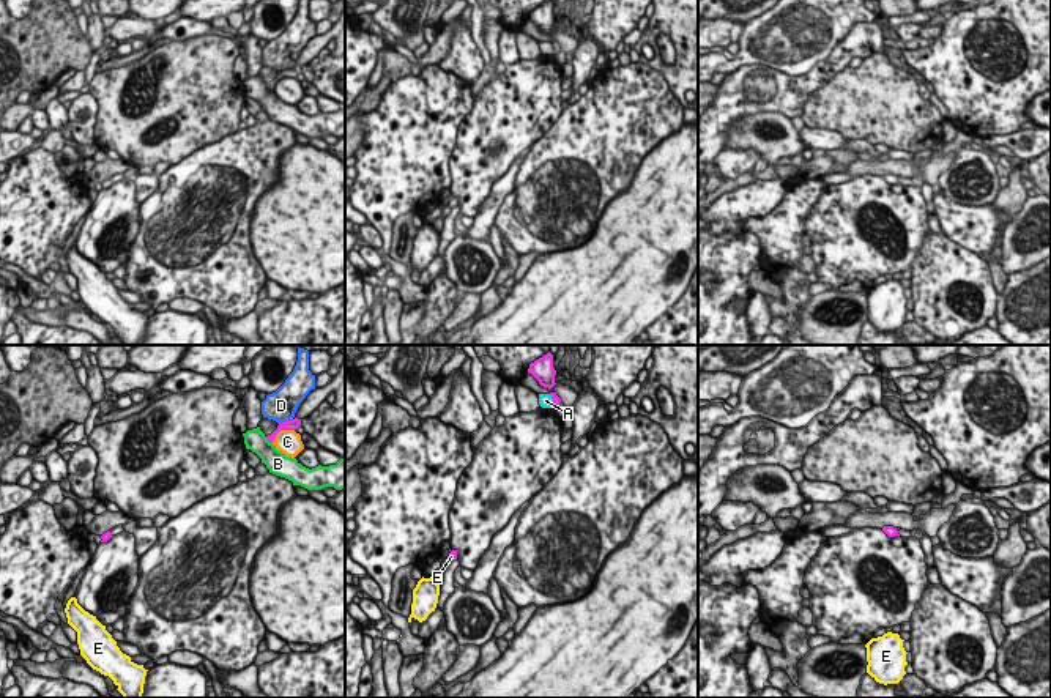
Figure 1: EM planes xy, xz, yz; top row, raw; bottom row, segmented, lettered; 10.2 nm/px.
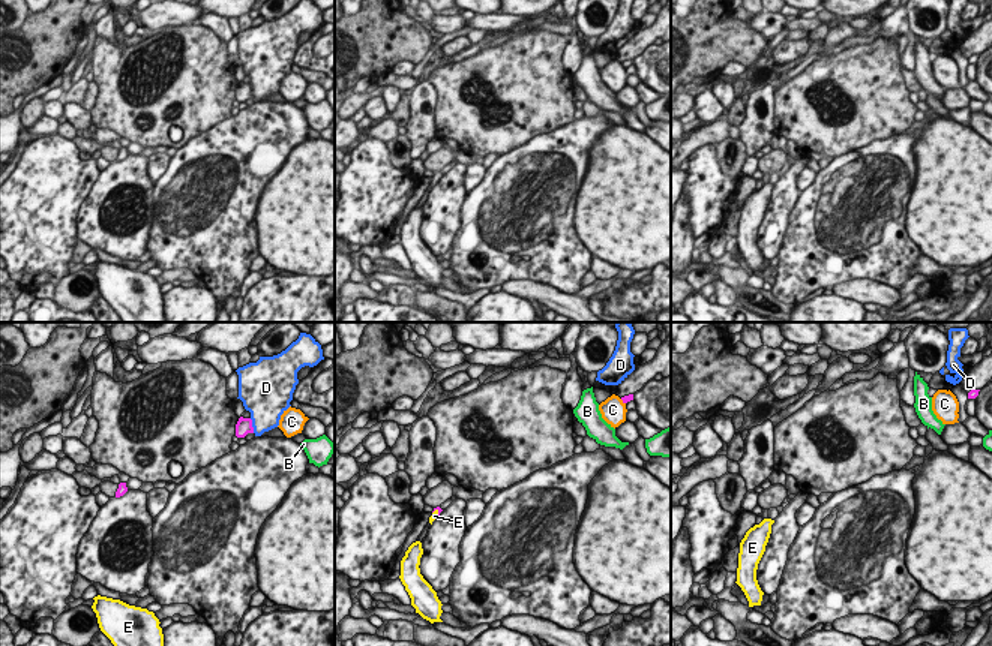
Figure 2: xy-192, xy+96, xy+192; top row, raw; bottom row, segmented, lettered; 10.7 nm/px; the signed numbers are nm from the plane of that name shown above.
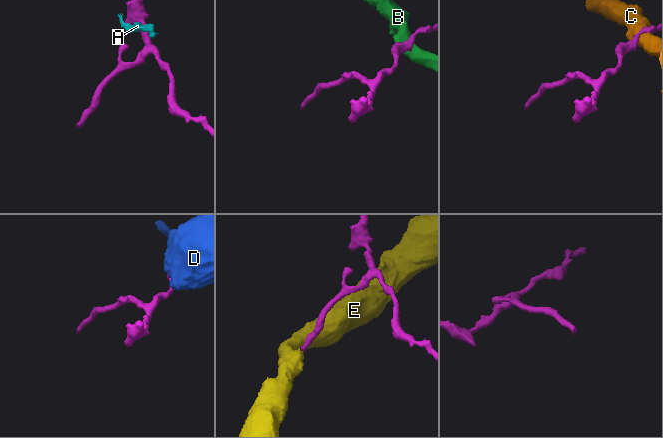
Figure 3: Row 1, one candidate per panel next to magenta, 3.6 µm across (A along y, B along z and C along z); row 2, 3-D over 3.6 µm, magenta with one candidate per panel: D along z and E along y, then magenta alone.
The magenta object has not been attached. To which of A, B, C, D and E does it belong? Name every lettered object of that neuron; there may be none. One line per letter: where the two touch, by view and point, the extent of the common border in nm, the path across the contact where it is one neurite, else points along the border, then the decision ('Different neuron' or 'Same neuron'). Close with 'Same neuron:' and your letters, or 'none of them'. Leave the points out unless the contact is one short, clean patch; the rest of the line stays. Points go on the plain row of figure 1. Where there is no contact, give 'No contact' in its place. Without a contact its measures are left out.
A: Touches magenta at xz (553, 48). Shared border 150 nm. Different neuron
B: Touches magenta at xy (268, 87). Shared border 110 nm. Boundary: xy (265, 84), (271, 90). Different neuron
C: Touches magenta at xy (281, 76). Shared border 280 nm. Boundary: xy (293, 76), (282, 76), (271, 89). Different neuron
D: Touches magenta at xy (285, 68). Shared border 170 nm. Different neuron
E: Touches magenta at xz (451, 200). Shared border 80 nm. Path across: xz (454, 199), (451, 200), (451, 204). Same neuron
Same neuron: E

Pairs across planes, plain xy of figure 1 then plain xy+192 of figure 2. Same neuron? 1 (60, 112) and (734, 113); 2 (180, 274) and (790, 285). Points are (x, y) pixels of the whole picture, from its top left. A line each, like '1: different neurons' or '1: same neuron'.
1: different neurons
2: same neuron

